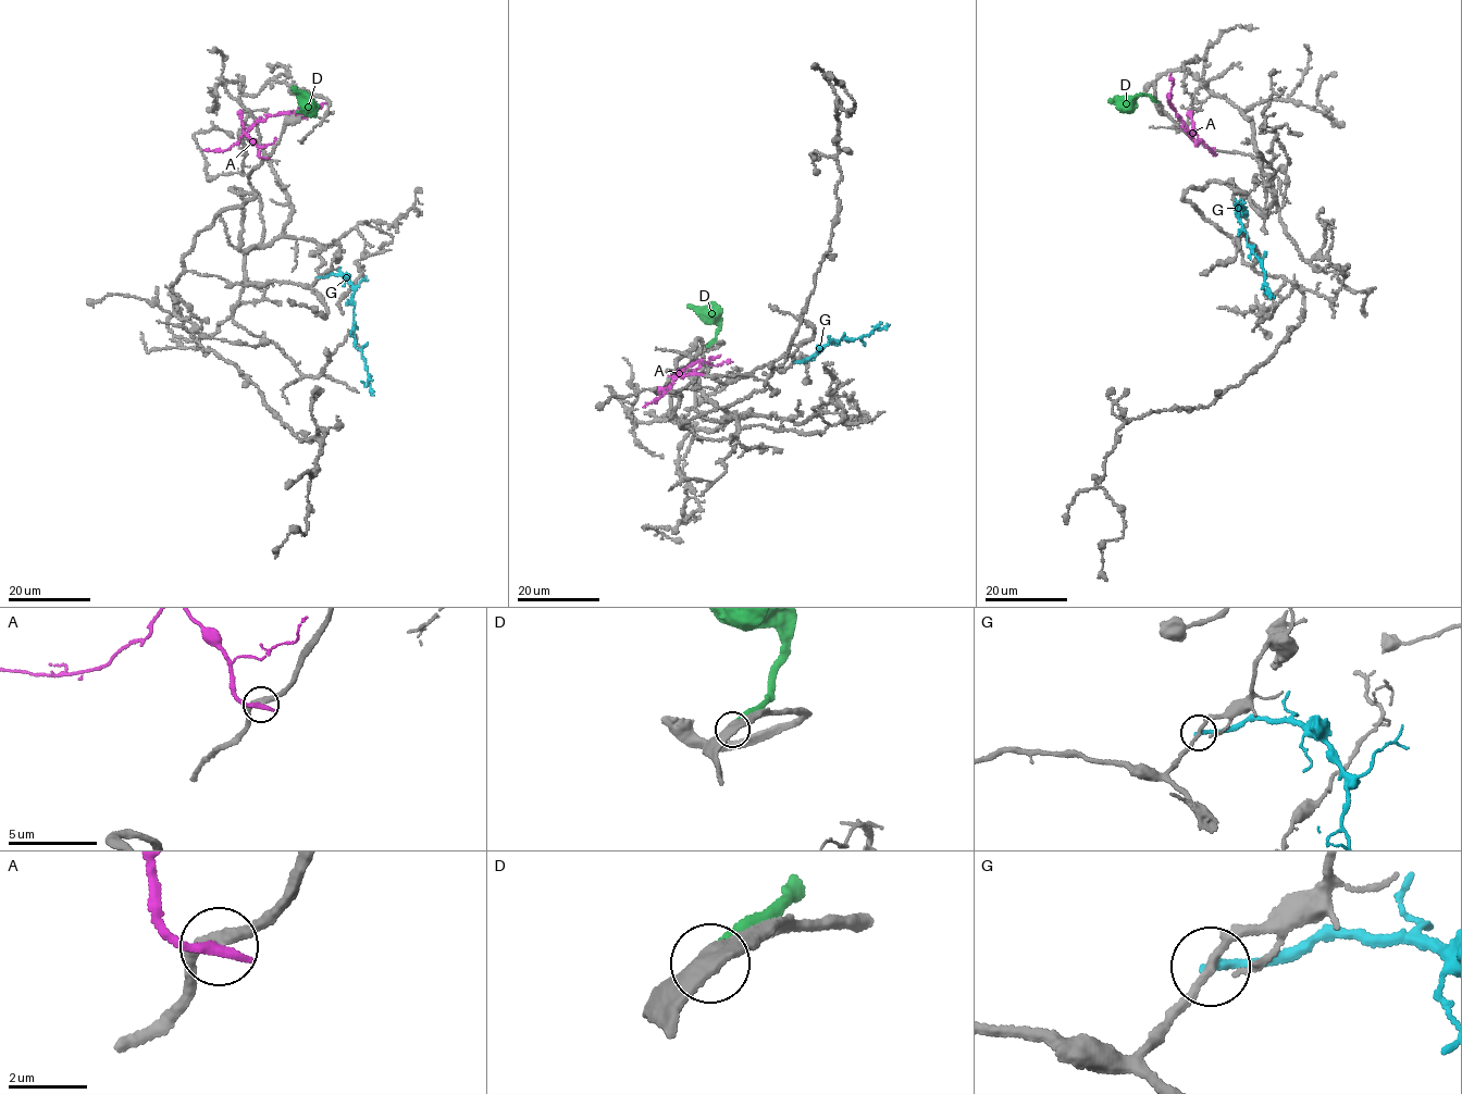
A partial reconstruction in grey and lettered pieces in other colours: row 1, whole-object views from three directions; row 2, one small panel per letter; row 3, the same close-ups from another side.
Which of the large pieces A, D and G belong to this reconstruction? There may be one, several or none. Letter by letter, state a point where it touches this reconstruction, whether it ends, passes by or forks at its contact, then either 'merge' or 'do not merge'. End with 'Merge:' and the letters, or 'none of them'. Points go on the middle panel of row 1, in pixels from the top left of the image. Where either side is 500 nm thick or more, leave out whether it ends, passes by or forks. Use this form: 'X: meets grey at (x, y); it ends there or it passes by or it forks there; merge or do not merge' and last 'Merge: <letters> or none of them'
A: meets grey at (699, 374); it ends there; do not merge
D: meets grey at (706, 346); do not merge
G: meets grey at (795, 361); it ends there; do not merge
Merge: none of them

